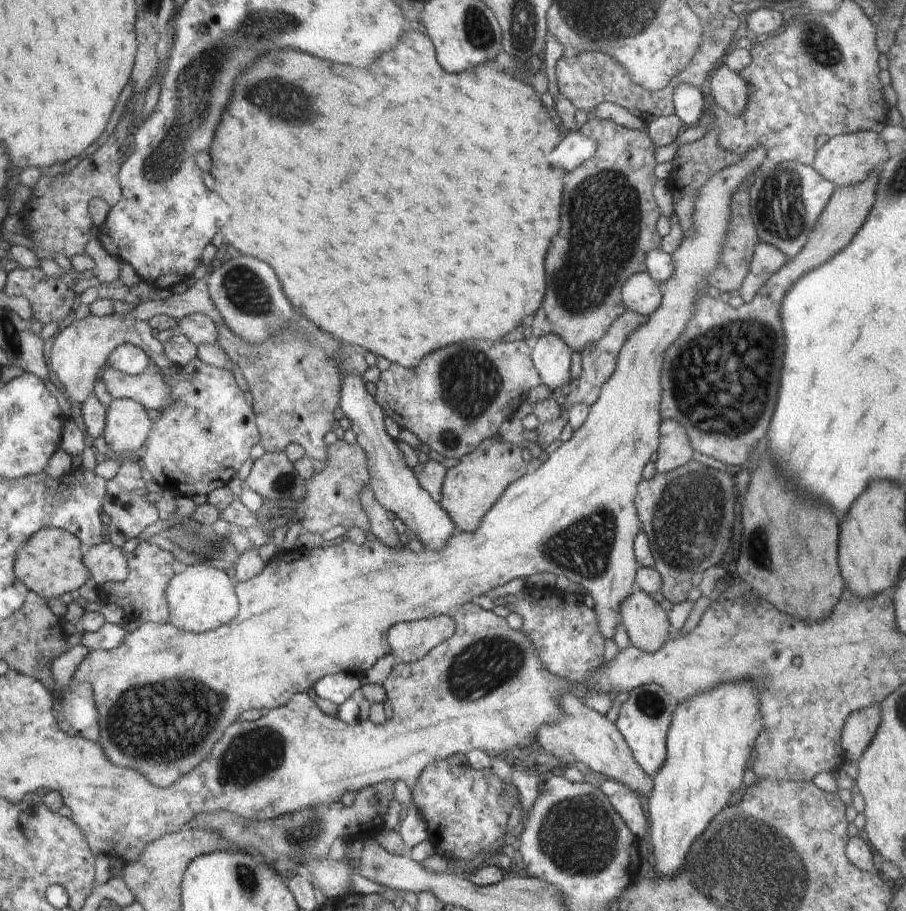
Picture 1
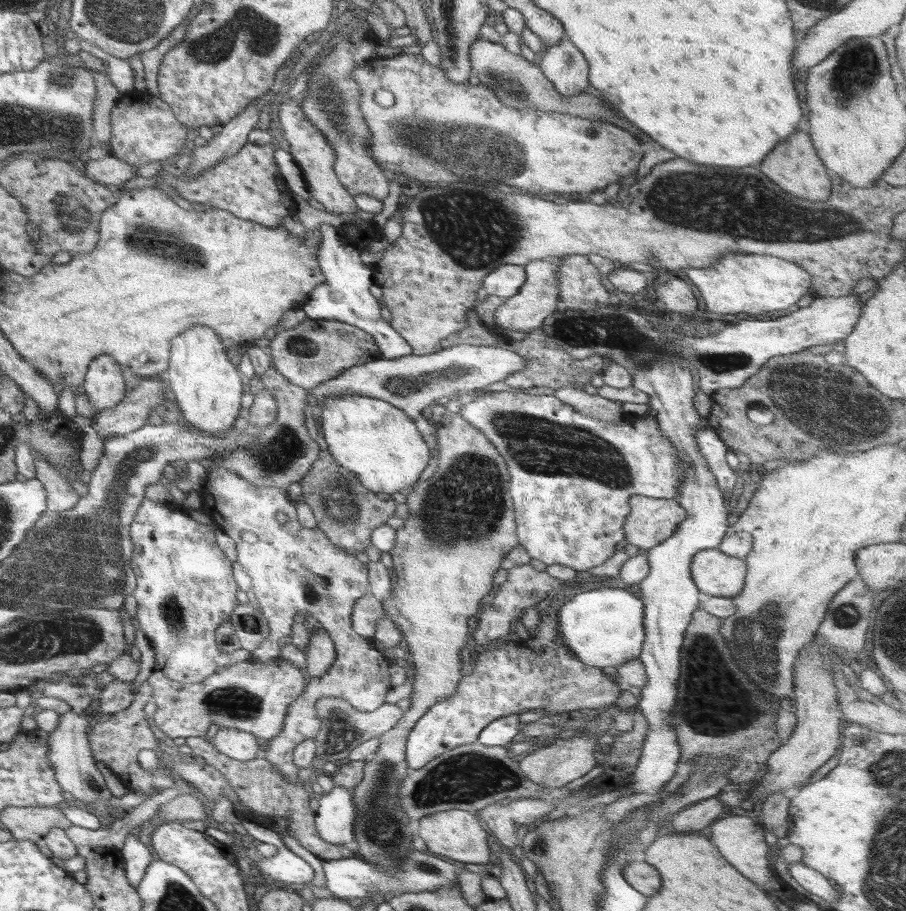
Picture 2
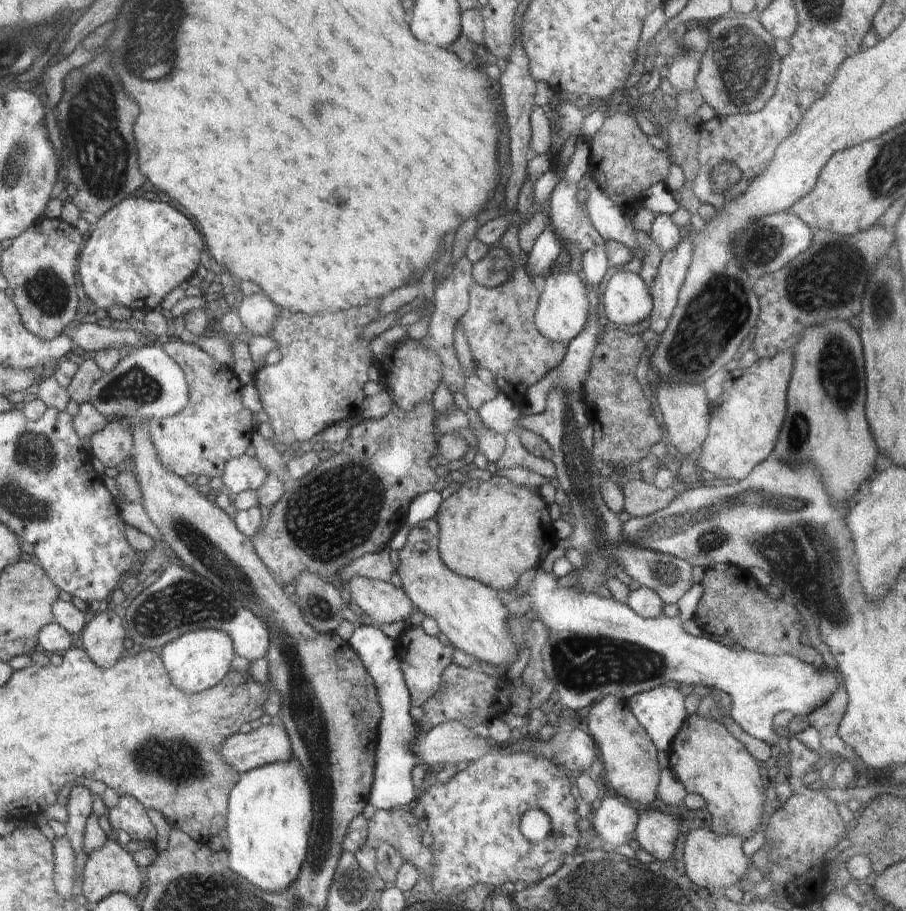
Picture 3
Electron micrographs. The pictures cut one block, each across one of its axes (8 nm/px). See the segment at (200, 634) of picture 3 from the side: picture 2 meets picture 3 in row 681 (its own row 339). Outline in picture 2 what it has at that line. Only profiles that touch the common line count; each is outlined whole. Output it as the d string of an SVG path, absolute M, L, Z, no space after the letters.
M192 326L172 340L167 361L166 382L176 395L179 419L184 419L204 433L224 435L234 426L241 409L245 380L236 366L228 360L227 348L219 335L208 326Z

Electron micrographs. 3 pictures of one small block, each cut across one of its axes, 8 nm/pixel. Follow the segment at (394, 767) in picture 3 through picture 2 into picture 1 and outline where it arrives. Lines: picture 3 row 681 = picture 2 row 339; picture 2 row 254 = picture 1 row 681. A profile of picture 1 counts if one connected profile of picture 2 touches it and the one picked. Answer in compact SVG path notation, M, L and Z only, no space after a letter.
M337 672L323 676L313 687L317 696L340 706L347 698L359 694L361 677Z

